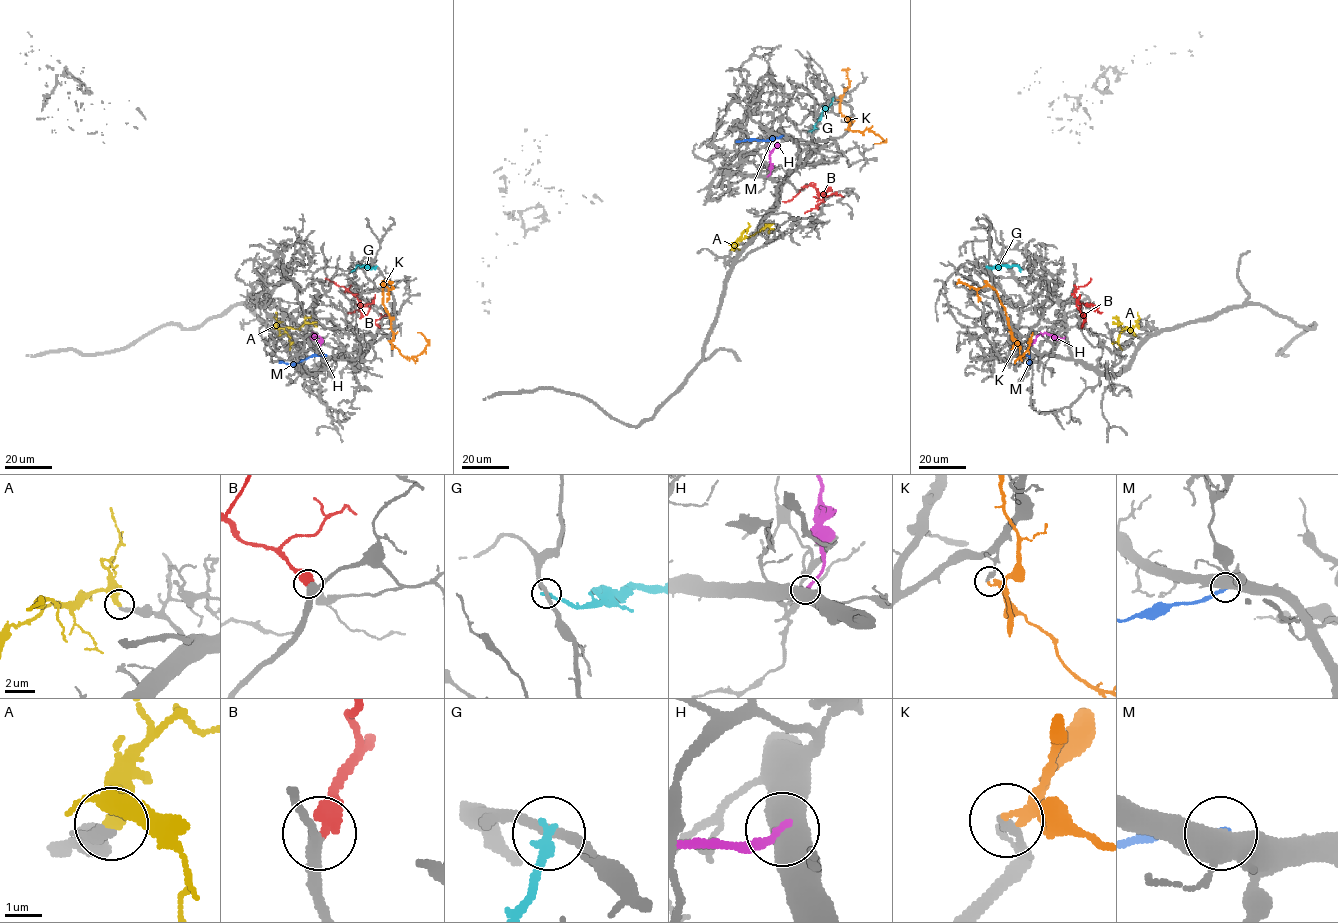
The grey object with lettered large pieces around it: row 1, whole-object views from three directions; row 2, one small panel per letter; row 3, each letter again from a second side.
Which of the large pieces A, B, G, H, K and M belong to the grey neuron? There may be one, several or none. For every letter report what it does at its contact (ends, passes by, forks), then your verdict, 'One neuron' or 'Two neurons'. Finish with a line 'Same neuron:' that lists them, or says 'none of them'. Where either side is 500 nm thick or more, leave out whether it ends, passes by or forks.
A: It ends there. One neuron
B: One neuron
G: It ends there. Two neurons
H: Two neurons
K: It ends there. Two neurons
M: Two neurons
Same neuron: A, B

